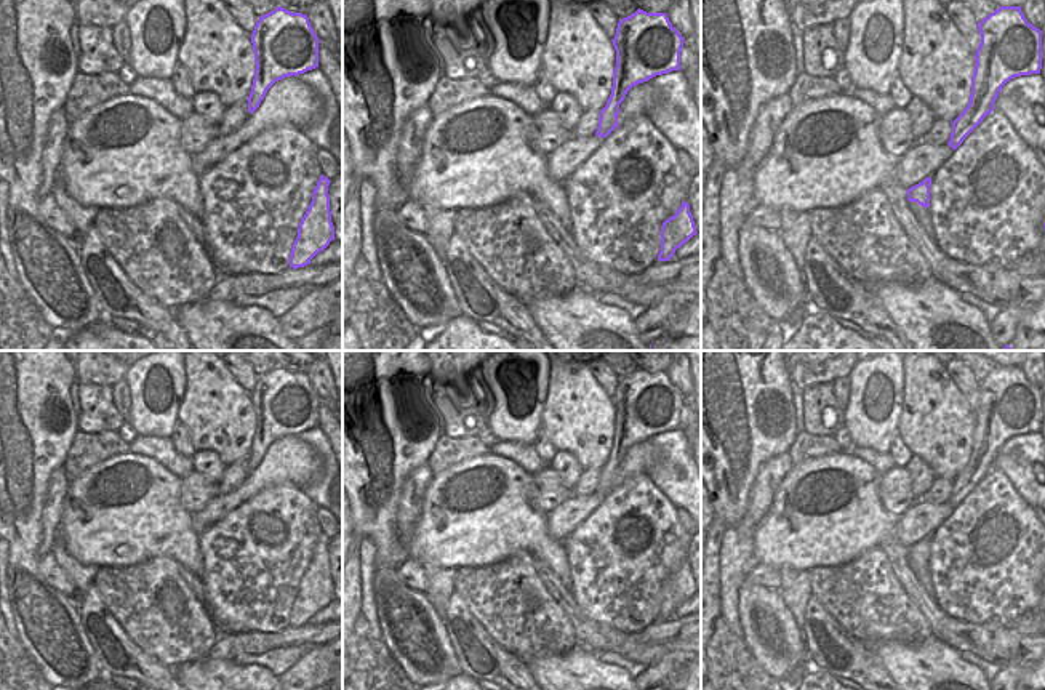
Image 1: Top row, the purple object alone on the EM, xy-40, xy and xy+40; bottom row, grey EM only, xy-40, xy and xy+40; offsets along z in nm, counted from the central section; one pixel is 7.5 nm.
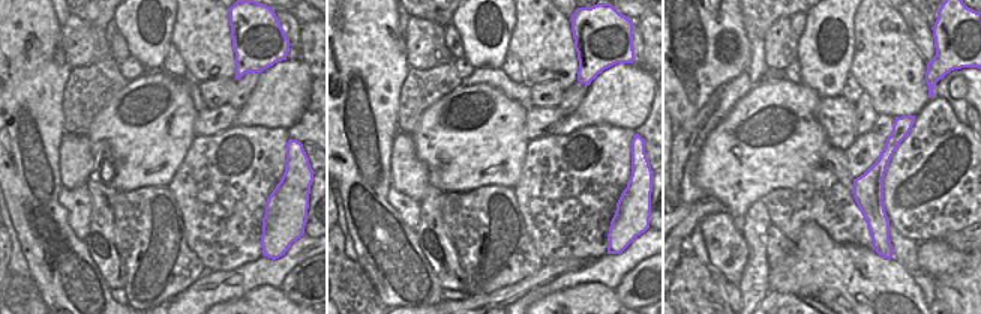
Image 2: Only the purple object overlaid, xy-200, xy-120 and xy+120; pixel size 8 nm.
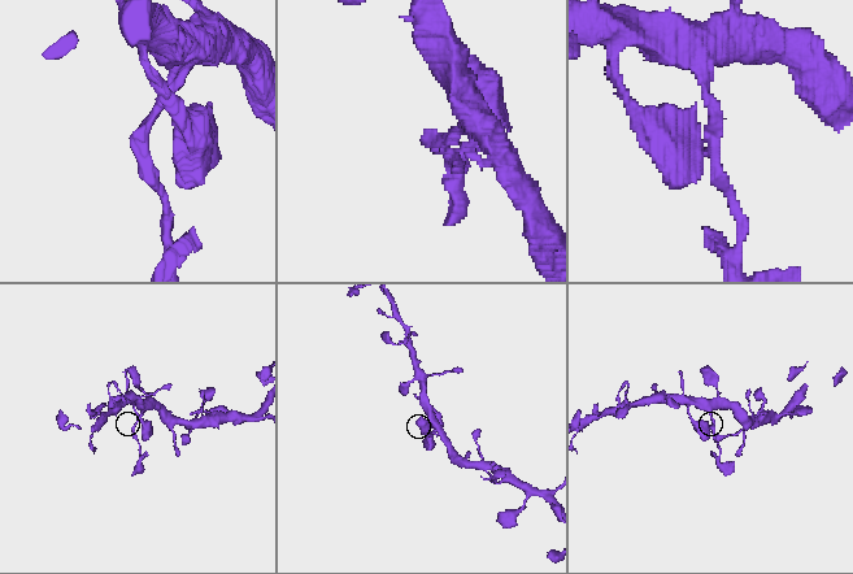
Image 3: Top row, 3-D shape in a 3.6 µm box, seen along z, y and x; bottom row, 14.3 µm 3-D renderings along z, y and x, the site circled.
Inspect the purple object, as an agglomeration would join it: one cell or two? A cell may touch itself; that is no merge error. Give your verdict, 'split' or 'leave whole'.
split

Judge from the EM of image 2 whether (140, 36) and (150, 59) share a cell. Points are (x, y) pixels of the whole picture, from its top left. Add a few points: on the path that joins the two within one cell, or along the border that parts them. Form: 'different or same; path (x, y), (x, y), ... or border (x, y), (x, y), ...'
same; path (146, 42), (150, 53)

